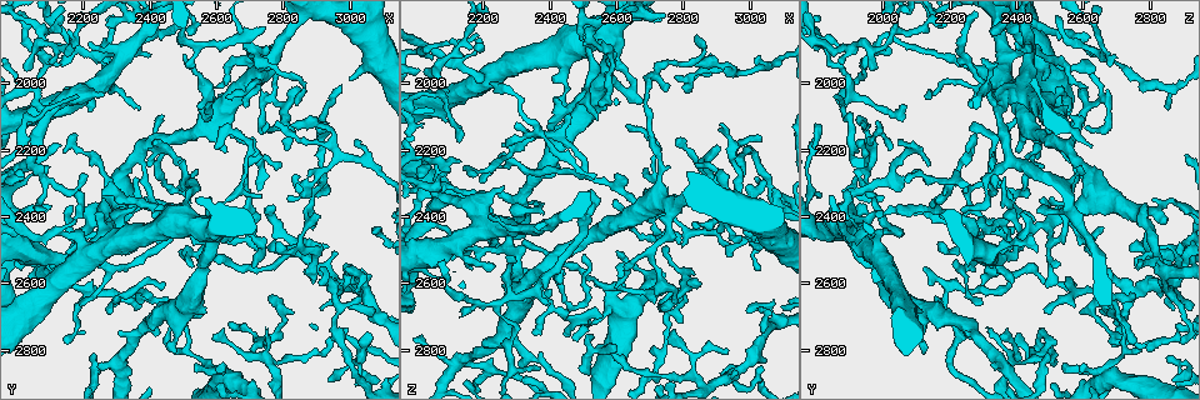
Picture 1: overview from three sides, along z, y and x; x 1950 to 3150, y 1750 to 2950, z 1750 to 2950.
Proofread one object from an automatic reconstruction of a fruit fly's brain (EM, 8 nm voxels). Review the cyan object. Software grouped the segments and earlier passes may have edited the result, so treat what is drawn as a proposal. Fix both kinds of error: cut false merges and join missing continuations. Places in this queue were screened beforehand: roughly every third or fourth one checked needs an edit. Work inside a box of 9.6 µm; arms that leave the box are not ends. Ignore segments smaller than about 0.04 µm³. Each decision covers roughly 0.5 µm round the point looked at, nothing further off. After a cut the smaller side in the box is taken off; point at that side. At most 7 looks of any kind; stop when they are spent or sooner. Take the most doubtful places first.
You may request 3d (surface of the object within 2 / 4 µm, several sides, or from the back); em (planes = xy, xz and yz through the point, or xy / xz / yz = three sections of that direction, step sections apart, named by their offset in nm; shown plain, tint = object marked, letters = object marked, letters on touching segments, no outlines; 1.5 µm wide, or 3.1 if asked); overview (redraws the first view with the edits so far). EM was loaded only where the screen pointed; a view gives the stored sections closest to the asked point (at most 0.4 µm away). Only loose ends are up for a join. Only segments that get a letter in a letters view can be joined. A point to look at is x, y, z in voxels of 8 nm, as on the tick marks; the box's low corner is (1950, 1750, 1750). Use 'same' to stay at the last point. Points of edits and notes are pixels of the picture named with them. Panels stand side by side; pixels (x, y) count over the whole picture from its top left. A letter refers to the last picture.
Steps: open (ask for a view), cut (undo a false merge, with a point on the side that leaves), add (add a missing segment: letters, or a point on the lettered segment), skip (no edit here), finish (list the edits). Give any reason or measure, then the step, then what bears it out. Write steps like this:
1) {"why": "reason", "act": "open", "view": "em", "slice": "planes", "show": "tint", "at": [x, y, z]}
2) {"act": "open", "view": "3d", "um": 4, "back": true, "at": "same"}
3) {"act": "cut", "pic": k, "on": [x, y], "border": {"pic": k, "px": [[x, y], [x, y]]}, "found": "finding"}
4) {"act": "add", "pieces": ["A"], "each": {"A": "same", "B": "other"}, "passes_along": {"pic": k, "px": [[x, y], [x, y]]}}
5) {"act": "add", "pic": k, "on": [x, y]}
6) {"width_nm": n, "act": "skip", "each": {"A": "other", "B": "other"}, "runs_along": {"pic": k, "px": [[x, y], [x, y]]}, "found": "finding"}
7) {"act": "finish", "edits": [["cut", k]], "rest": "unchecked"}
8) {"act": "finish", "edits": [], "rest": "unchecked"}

{"why": "thin end", "act": "open", "view": "3d", "um": 2, "at": [2360, 2280, 2360]}

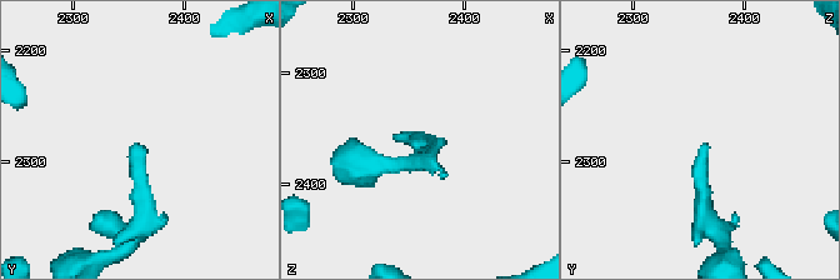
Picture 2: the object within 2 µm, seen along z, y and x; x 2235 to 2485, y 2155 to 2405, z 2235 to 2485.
{"why": "need the tissue", "act": "open", "view": "em", "slice": "planes", "show": "letters", "at": [2356, 2282, 2366]}

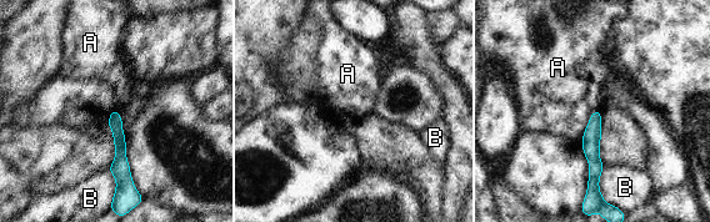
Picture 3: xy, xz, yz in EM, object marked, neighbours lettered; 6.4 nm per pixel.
{"act": "skip", "each": {"A": "other", "B": "other"}, "border": {"pic": 3, "px": [[598, 109], [590, 116], [580, 141]]}, "found": "no lettered segment goes on from it"}

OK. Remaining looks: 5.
{"why": "thin neck", "act": "open", "view": "em", "slice": "planes", "show": "plain", "at": [2150, 1910, 1870]}

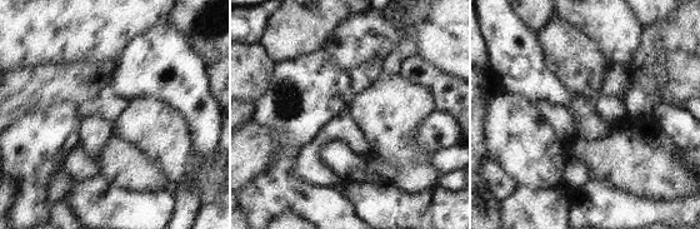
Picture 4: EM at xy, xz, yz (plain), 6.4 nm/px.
{"act": "open", "view": "em", "slice": "planes", "show": "tint", "at": "same"}

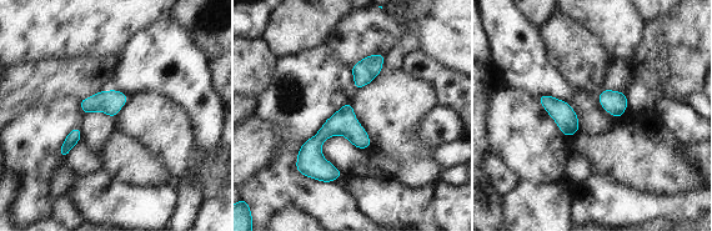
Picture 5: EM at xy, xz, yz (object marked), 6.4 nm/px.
{"why": "see the neighbours", "act": "open", "view": "em", "slice": "planes", "show": "letters", "at": "same"}

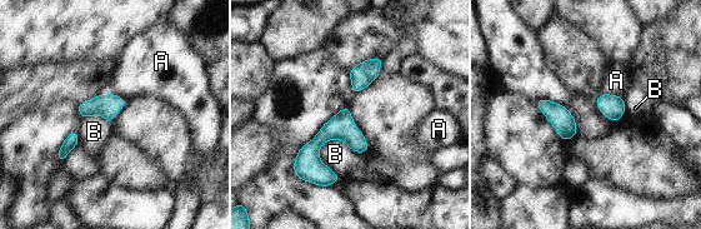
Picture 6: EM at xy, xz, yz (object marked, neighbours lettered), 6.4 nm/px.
{"longest_contact_nm": ["B", 240], "act": "skip", "each": {"A": "other", "B": "other"}, "border": {"pic": 6, "px": [[355, 152], [330, 139], [319, 158]]}, "found": "continuous, no second neuron"}

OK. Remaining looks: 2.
{"why": "sharp bend", "act": "open", "view": "em", "slice": "planes", "show": "letters", "at": [2770, 2050, 2650]}

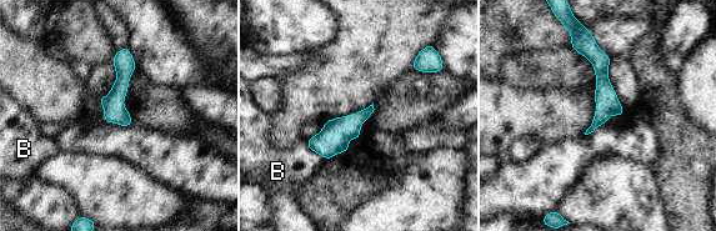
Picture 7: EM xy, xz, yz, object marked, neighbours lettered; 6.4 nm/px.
{"longest_contact_nm": ["B", 190], "act": "skip", "each": {"B": "other"}, "border": {"pic": 7, "px": [[305, 140], [310, 149], [326, 159]]}, "found": "one neuron here"}

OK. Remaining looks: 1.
{"act": "finish", "edits": [], "rest": "unchecked"}

